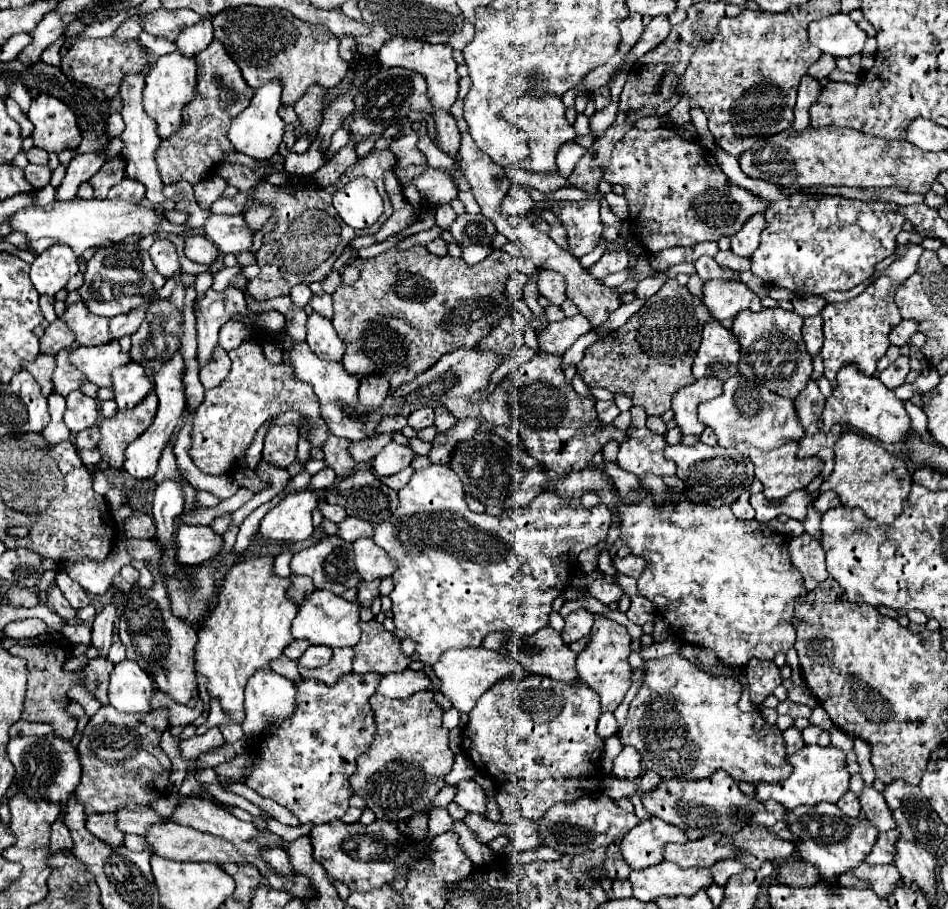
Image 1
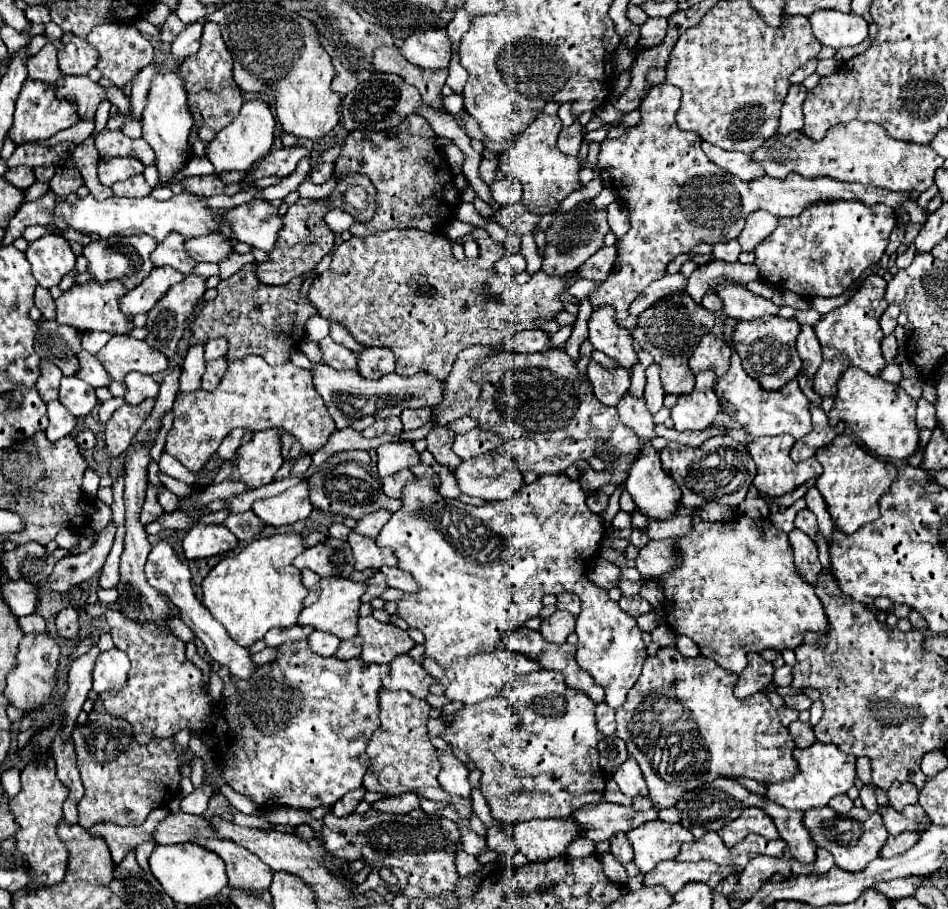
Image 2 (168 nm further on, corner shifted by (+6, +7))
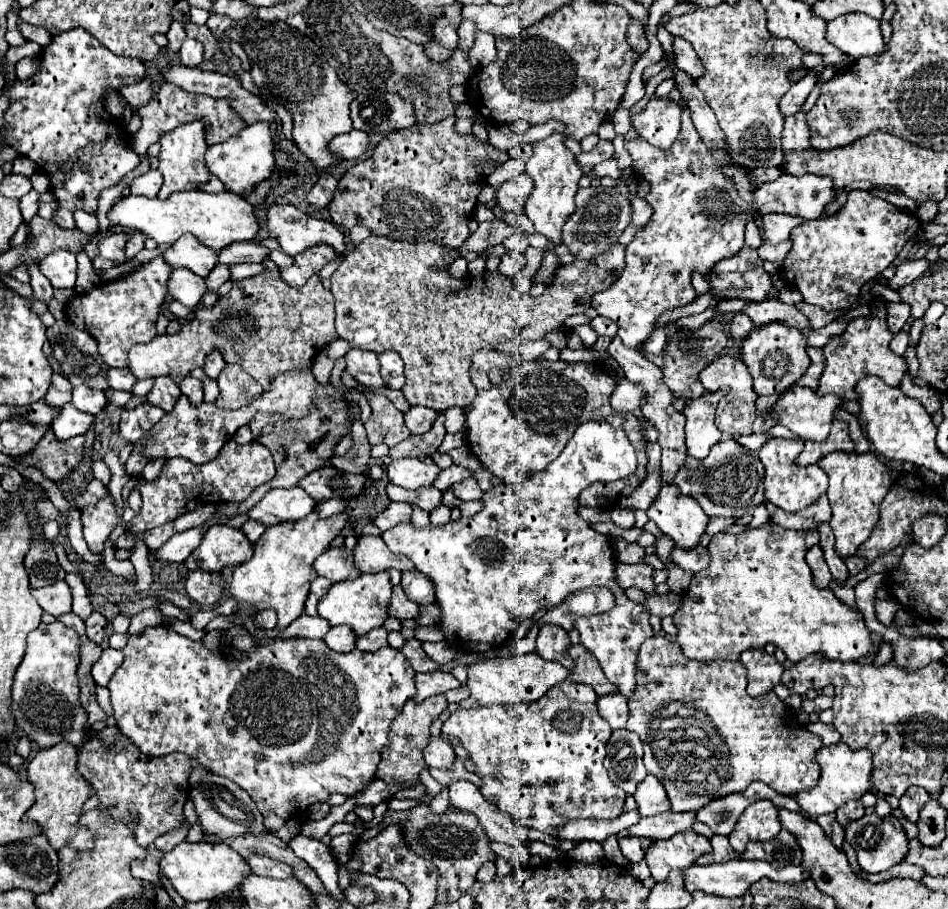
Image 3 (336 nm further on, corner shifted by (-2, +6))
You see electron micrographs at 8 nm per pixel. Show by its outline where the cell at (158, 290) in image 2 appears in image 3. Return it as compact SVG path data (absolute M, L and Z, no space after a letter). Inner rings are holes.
M173 269L167 285L169 293L189 309L197 307L201 297L207 293L205 279L187 269Z

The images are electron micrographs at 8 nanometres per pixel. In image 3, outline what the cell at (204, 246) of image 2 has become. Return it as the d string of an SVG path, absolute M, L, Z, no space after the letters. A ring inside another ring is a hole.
M239 241L239 243L231 243L229 247L219 251L219 263L263 263L265 259L269 259L269 249L255 243L255 241Z

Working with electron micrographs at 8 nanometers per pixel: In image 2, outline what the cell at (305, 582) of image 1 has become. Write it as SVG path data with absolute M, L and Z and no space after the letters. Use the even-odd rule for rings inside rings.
M303 570L301 572L301 580L303 580L303 586L307 588L307 606L309 604L313 604L315 600L317 600L317 596L319 596L319 576L315 574L315 572L311 572L311 570Z

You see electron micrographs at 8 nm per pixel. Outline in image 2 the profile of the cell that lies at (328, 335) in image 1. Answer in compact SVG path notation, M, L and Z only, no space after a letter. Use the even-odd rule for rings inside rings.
M325 336L323 340L317 342L323 354L325 364L329 364L335 370L349 370L349 368L357 368L357 354L347 350L345 346L337 344L331 340L331 336Z

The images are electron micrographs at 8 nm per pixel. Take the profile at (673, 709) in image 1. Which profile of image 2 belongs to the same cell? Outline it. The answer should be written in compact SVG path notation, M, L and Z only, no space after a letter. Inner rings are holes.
M675 646L659 648L655 656L645 660L643 672L635 686L629 690L627 700L617 708L617 736L627 742L629 754L637 760L643 778L649 786L649 796L657 808L675 806L685 790L709 784L715 776L751 778L763 784L791 778L797 772L793 760L793 740L777 718L777 710L769 704L767 696L757 692L745 700L733 696L737 682L735 672L719 668L713 660L697 656L687 658Z

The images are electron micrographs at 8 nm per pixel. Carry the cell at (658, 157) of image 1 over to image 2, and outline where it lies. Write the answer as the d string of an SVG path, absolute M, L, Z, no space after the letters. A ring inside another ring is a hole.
M669 83L654 86L641 103L640 122L619 138L605 138L597 154L597 170L609 172L621 202L629 212L629 232L619 238L619 272L607 278L589 294L593 308L611 304L617 322L631 330L637 316L627 316L627 308L647 284L659 280L665 266L679 254L689 252L701 242L717 244L737 238L745 218L755 210L767 210L775 216L797 216L805 206L821 200L861 200L865 206L887 204L893 210L903 208L911 224L925 226L929 212L905 192L891 192L863 184L837 182L831 178L803 178L789 174L785 180L757 178L743 182L727 170L713 164L701 150L701 138L695 132L679 130L675 115L681 102L681 90Z

